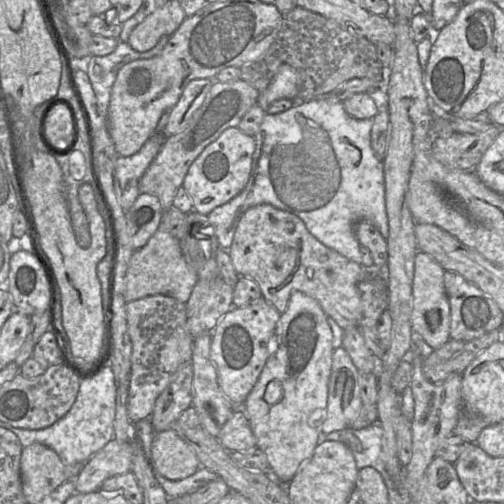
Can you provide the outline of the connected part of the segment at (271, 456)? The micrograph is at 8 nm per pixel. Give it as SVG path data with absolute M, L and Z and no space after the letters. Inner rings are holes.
M295 291L289 305L277 323L275 337L278 348L267 359L265 366L242 406L247 414L257 445L266 455L269 472L281 483L289 483L298 470L313 455L319 444L321 428L309 425L309 417L317 409L325 410L328 402L328 382L334 352L333 332L327 315L319 303L306 294Z

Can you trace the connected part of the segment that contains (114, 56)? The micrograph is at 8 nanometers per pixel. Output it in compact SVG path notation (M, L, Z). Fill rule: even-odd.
M162 37L152 49L145 52L134 50L127 42L118 42L112 53L91 57L86 73L101 111L108 111L111 90L118 71L132 61L157 56L167 45L169 37Z

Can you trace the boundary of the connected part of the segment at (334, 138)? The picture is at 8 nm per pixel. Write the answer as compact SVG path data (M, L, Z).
M315 98L290 109L266 114L260 129L254 135L255 151L250 179L246 187L229 202L215 208L207 217L213 225L222 248L228 250L233 242L242 215L251 207L270 204L295 214L305 223L308 231L326 247L347 259L362 264L360 243L354 226L362 220L370 221L387 239L389 225L385 205L385 182L383 161L371 146L372 118L357 119L345 110L343 102Z

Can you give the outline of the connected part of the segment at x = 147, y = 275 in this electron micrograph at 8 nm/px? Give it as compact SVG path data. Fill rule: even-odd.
M162 217L162 221L156 233L149 239L144 247L135 250L131 256L125 275L124 298L126 302L131 302L147 296L166 295L186 303L197 282L198 274L187 264L180 246L180 240L165 230L165 224Z

